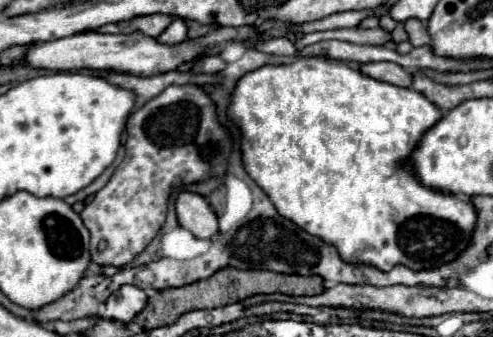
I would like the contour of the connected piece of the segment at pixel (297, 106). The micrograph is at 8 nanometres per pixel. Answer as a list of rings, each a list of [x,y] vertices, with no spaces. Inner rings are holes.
[[[309,56],[309,58],[297,58],[289,64],[267,64],[257,70],[247,72],[237,80],[235,90],[229,96],[229,108],[227,108],[229,120],[237,124],[241,130],[241,156],[243,156],[243,166],[247,174],[265,190],[265,194],[271,198],[275,204],[277,212],[303,230],[307,230],[313,236],[323,238],[327,244],[337,246],[341,258],[345,262],[353,264],[373,264],[379,270],[391,270],[395,264],[405,264],[413,270],[423,270],[423,268],[435,268],[445,262],[451,262],[457,258],[457,254],[465,248],[465,244],[471,240],[475,222],[477,222],[477,210],[467,198],[453,196],[453,194],[443,194],[431,188],[425,188],[419,184],[415,178],[413,170],[405,164],[407,156],[411,156],[413,148],[417,146],[417,140],[421,140],[421,132],[425,128],[431,128],[439,118],[441,112],[431,104],[421,92],[415,92],[413,88],[399,88],[389,82],[381,82],[375,78],[365,76],[357,66],[343,64],[343,62],[331,62],[327,56]]]

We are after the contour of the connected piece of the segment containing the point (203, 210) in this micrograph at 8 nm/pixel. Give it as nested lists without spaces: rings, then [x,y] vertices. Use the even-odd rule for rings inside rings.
[[[181,192],[175,200],[175,210],[179,224],[187,228],[193,236],[209,240],[213,234],[219,232],[217,216],[213,214],[203,196],[193,192]]]

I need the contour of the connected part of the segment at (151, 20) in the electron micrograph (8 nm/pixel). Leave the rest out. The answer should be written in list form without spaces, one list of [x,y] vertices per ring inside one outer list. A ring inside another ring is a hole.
[[[153,14],[153,16],[135,16],[133,20],[127,22],[117,22],[117,24],[105,24],[97,32],[109,32],[109,34],[131,34],[135,30],[157,38],[169,24],[171,24],[169,14]]]

